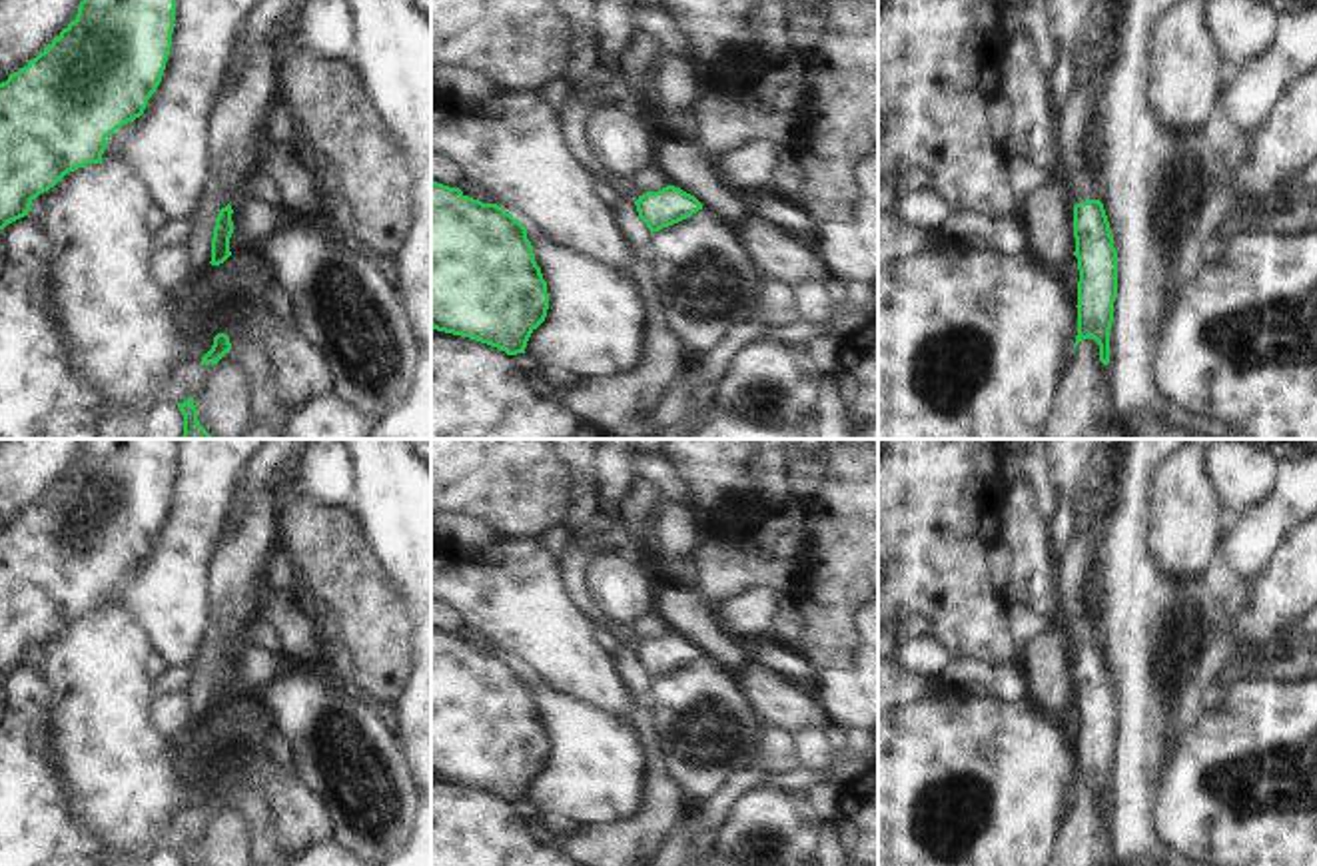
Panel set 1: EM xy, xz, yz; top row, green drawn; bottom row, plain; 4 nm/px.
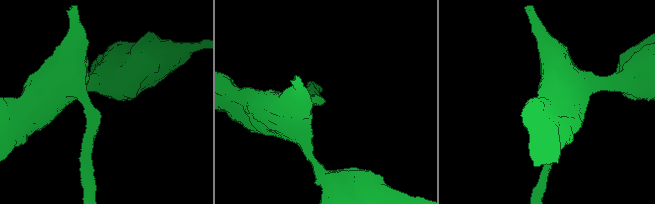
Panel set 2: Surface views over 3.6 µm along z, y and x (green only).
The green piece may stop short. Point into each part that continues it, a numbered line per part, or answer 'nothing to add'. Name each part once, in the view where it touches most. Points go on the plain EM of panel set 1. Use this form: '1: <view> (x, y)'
nothing to add

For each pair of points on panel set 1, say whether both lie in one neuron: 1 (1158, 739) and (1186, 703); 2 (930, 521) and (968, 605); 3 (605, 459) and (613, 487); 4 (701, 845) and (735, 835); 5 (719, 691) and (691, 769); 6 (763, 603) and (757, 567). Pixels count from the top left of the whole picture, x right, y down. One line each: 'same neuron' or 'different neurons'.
1: same neuron
2: same neuron
3: same neuron
4: different neurons
5: same neuron
6: different neurons

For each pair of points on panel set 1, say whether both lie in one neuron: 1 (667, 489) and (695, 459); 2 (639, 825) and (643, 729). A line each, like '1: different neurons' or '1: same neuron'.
1: different neurons
2: same neuron

